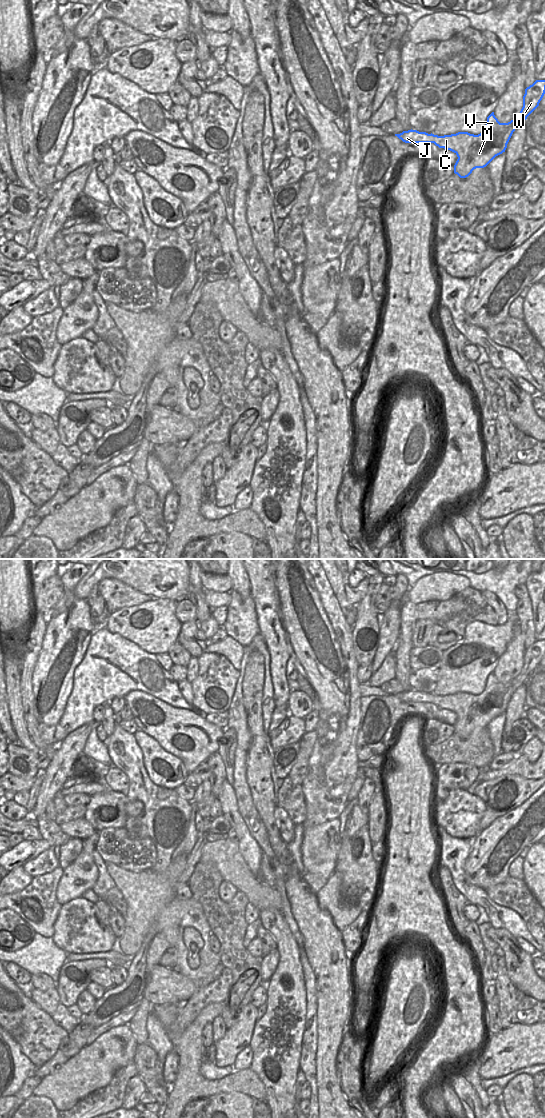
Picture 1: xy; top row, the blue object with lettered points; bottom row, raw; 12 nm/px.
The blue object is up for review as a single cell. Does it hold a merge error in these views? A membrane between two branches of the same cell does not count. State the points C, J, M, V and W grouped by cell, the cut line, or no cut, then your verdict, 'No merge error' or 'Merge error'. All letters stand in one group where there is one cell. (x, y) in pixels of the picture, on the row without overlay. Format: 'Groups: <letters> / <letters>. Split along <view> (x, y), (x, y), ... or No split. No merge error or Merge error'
Groups: C M V W / J. Split along xy (435, 695), (433, 702). Merge error.

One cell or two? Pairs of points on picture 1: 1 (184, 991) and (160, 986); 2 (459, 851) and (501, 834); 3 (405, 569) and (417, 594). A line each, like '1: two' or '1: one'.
1: one
2: two
3: two

